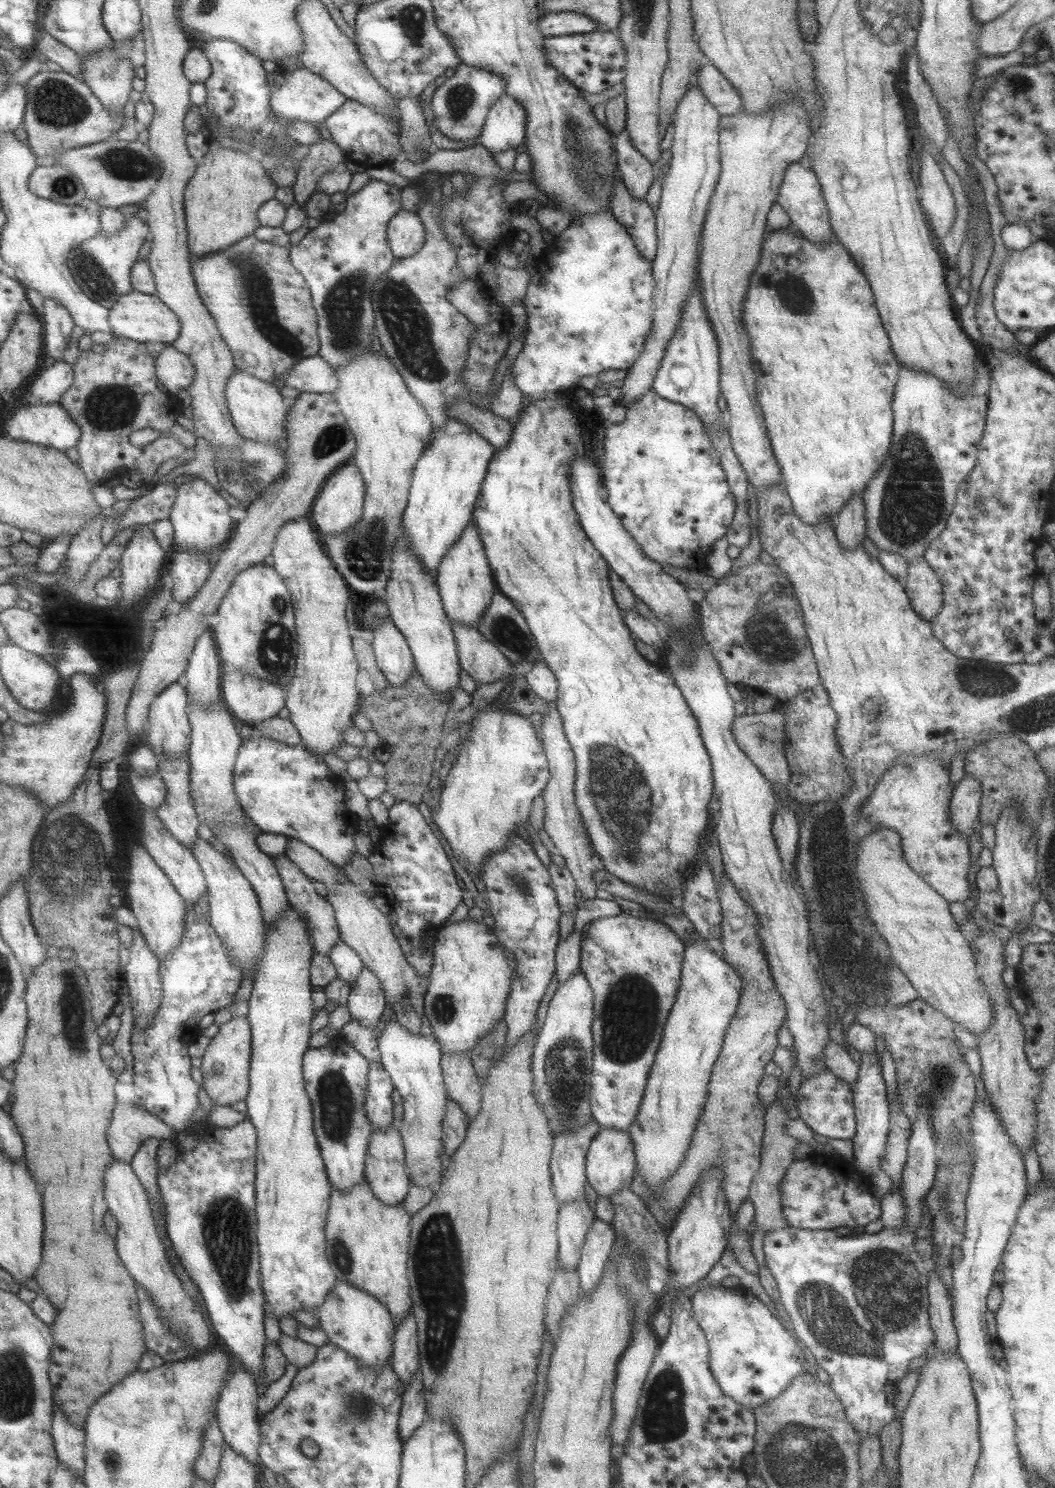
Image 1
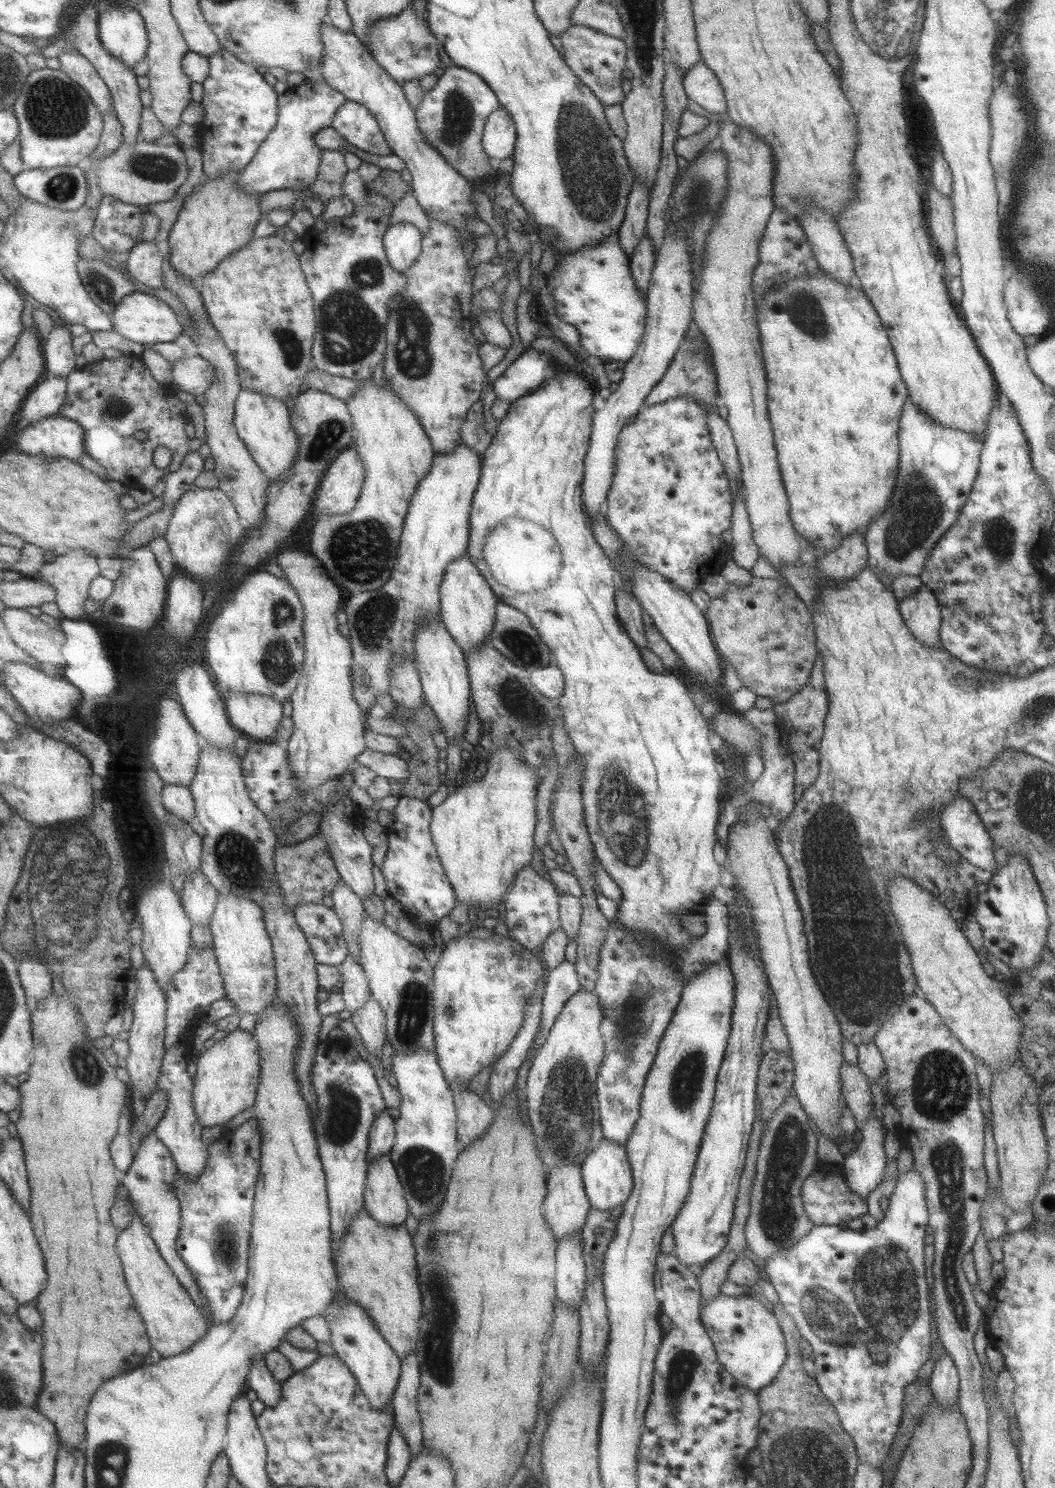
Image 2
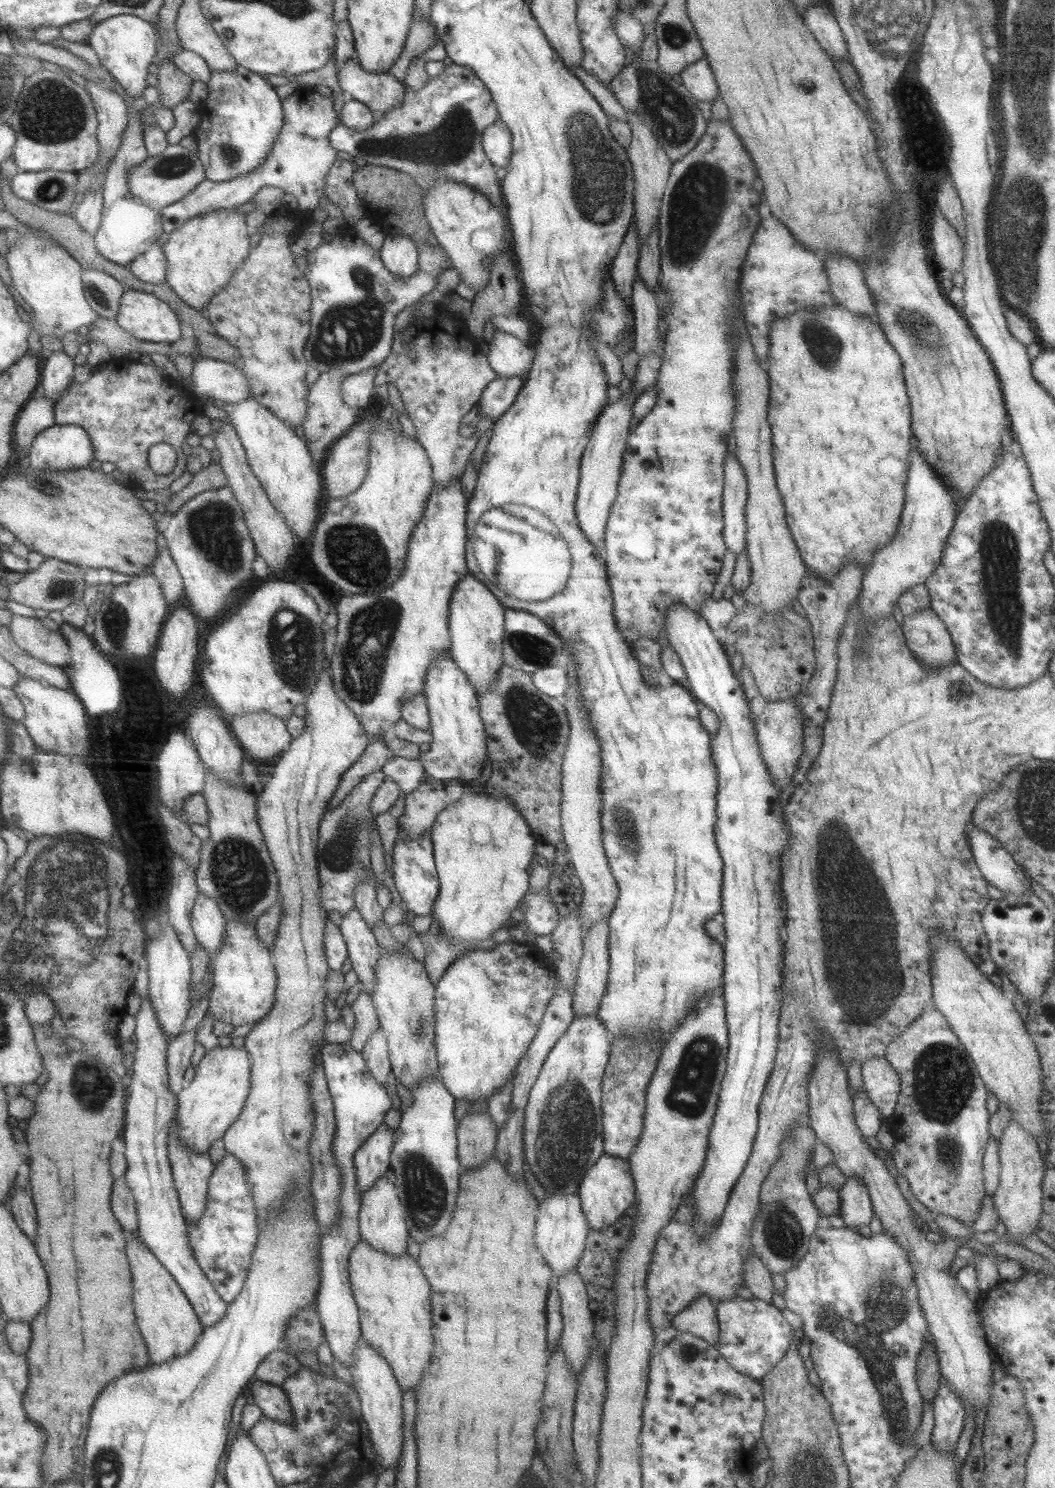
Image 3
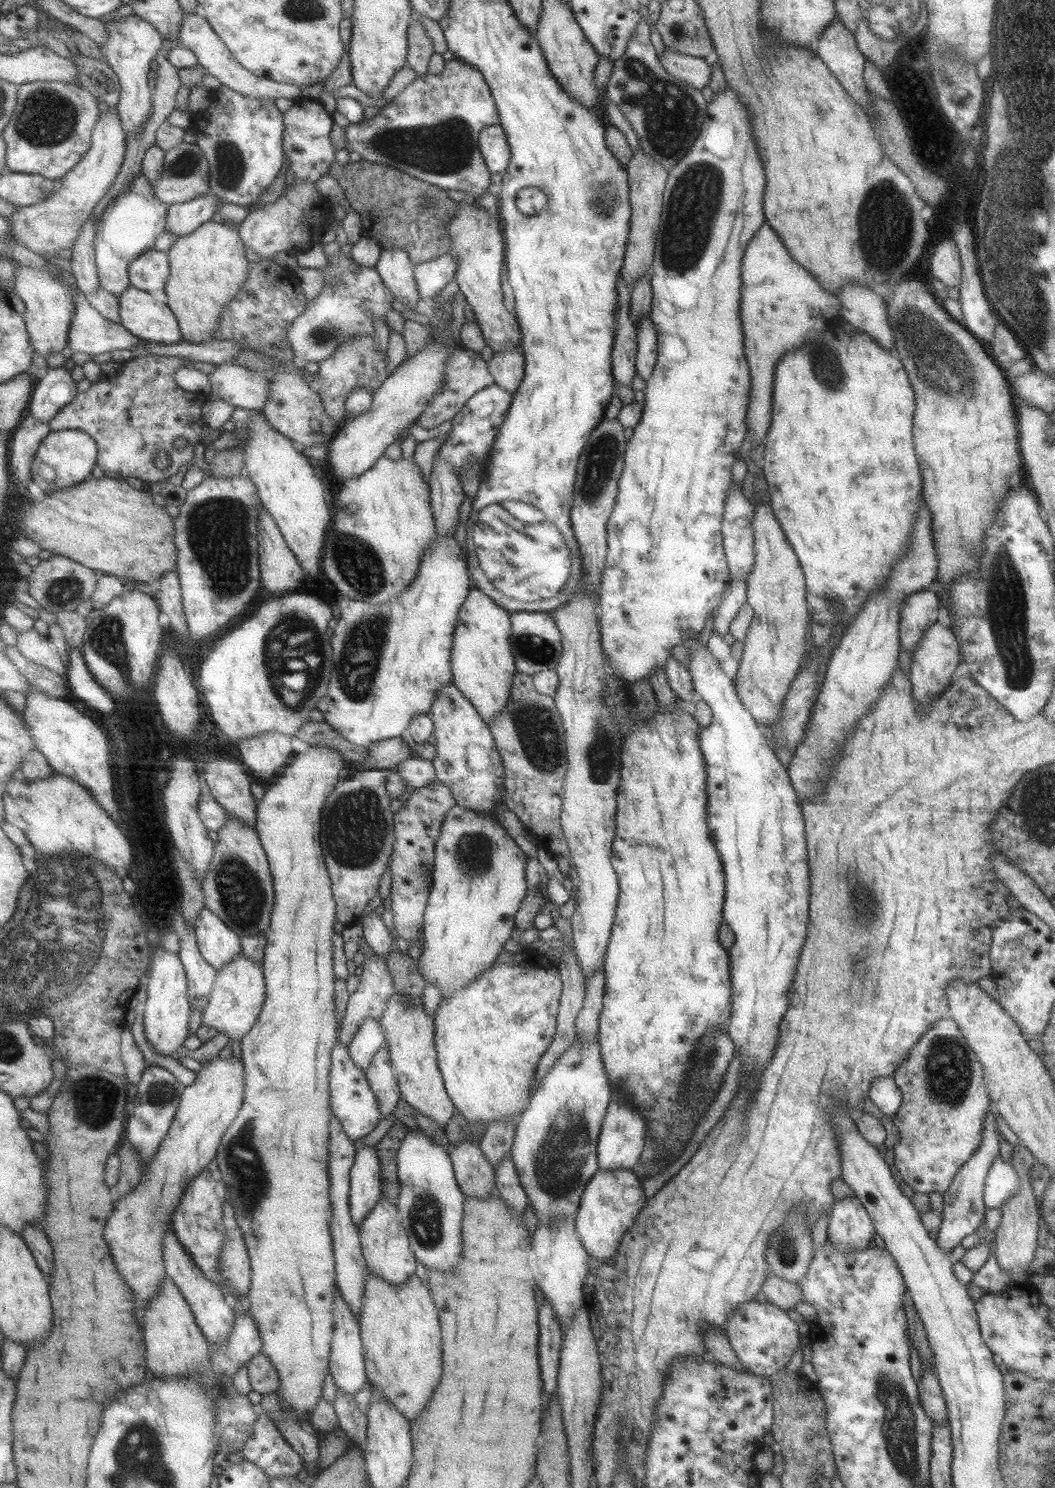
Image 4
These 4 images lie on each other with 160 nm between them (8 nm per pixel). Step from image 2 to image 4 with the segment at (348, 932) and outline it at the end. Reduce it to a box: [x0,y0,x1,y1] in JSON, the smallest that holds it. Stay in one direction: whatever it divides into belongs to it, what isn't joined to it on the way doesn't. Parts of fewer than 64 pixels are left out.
[337,936,394,1048]

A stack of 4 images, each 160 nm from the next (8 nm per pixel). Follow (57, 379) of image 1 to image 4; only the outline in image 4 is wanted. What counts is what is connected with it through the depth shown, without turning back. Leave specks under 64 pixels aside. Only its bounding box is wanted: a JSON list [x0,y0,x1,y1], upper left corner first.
[11,416,51,491]

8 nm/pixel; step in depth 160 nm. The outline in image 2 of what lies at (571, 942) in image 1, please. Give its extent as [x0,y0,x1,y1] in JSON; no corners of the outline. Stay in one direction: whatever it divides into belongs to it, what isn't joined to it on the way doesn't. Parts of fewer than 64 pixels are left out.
[530,959,580,1058]

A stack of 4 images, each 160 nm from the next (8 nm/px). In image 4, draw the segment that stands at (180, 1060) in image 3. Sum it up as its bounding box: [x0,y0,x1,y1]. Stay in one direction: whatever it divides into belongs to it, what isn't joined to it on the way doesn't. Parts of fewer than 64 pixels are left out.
[202,955,265,1042]

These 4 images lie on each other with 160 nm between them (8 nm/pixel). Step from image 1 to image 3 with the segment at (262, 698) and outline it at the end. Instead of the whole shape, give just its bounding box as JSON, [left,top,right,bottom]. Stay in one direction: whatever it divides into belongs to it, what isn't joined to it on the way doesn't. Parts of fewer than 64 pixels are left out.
[231,712,290,762]

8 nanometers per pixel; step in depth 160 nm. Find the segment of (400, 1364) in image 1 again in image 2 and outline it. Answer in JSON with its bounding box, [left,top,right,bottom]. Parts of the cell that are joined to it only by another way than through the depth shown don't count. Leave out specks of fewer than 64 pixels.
[390,1351,423,1459]

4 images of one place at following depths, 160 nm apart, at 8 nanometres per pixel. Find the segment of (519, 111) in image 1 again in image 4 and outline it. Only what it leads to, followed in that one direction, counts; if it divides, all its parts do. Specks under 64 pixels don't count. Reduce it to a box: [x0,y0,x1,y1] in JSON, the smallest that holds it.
[478,125,510,174]

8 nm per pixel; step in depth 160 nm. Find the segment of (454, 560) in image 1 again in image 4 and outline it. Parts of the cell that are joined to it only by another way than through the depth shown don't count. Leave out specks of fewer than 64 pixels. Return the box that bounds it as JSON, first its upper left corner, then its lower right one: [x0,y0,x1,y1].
[451,584,517,726]

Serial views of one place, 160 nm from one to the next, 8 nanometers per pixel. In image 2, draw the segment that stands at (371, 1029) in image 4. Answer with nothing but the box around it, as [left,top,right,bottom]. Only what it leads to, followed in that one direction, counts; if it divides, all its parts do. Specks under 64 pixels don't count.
[338,957,370,1013]

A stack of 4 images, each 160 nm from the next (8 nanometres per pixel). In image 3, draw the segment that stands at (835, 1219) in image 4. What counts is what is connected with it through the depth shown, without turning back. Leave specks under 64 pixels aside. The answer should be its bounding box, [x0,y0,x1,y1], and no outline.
[838,1176,873,1231]

